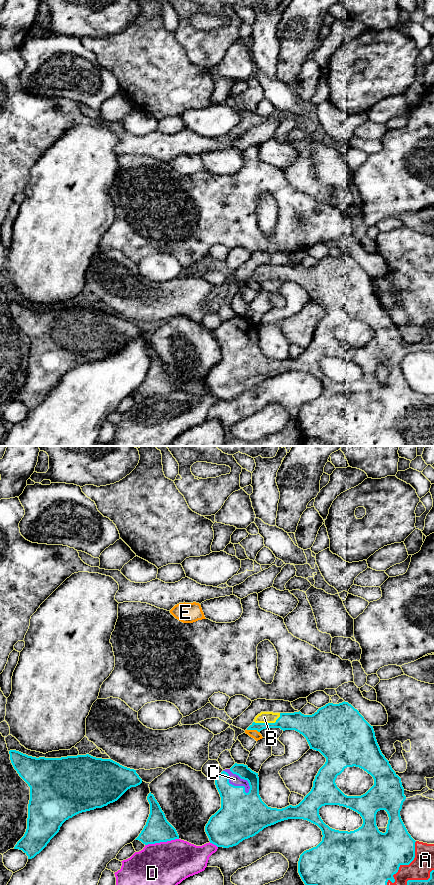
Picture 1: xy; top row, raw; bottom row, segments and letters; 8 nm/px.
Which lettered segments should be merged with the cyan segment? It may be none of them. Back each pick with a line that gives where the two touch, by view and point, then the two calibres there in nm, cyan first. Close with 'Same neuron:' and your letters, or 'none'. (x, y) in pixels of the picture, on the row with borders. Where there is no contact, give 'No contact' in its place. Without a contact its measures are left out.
A: Touches cyan at xy (403, 864). Thickness 420 nm (cyan) against 180 nm
B: Touches cyan at xy (268, 723). Thickness 150 nm (cyan) against 100 nm
C: Touches cyan at xy (233, 785). Thickness 360 nm (cyan) against 90 nm
Same neuron: A, B, C

